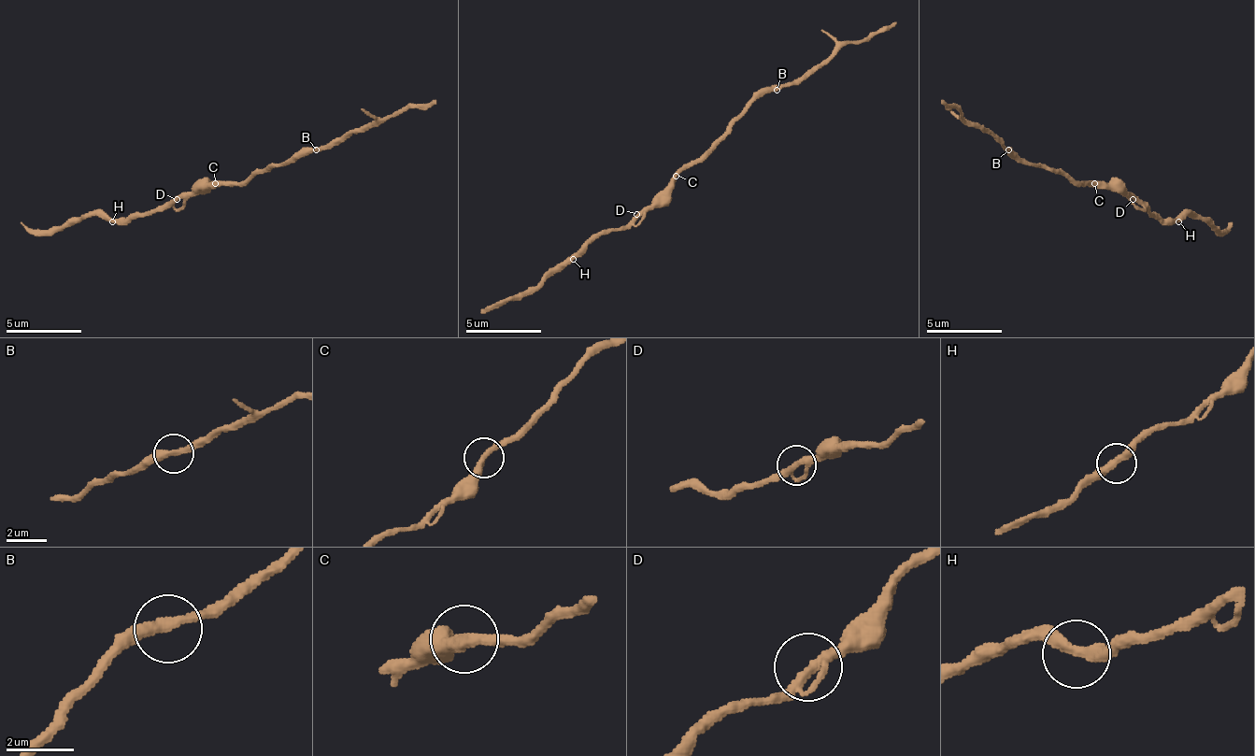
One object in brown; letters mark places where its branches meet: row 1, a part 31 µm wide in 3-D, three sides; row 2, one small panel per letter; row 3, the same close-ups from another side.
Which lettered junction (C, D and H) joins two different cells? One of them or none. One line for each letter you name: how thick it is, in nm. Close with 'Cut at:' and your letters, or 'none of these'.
Cut at: none of these

